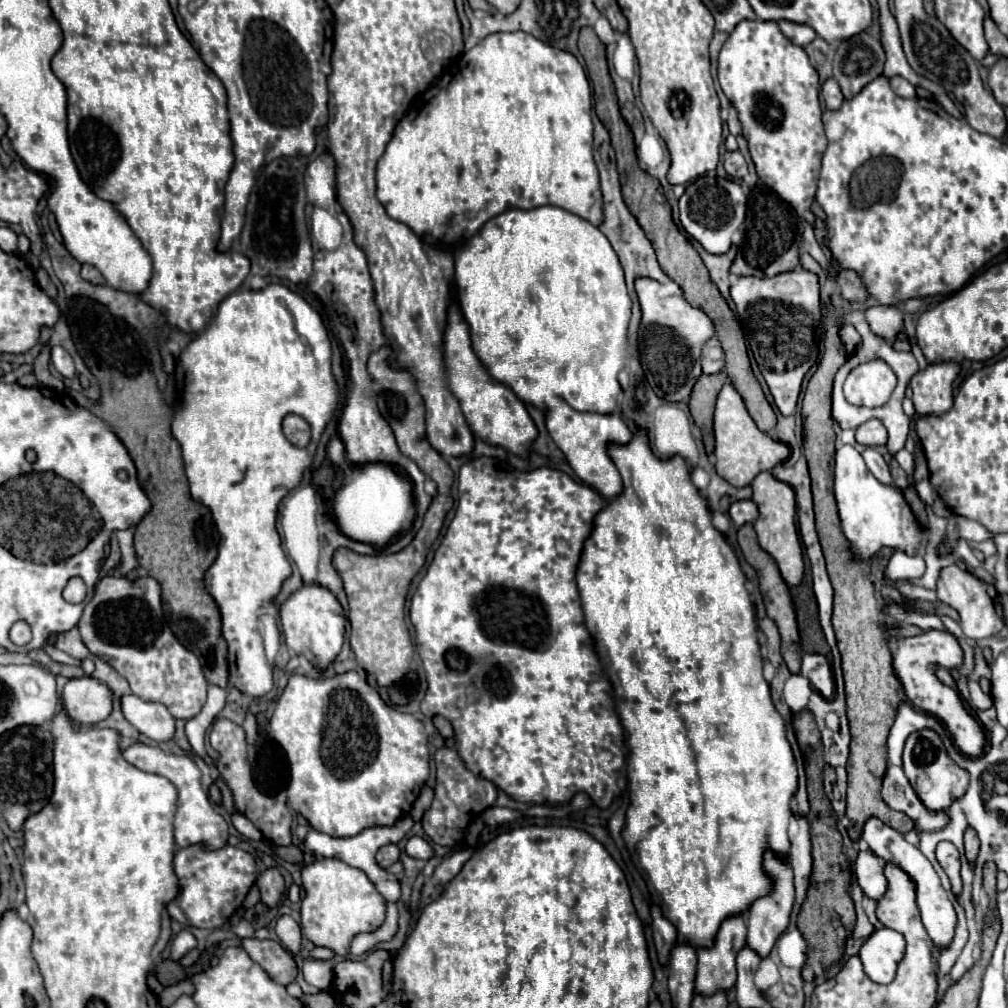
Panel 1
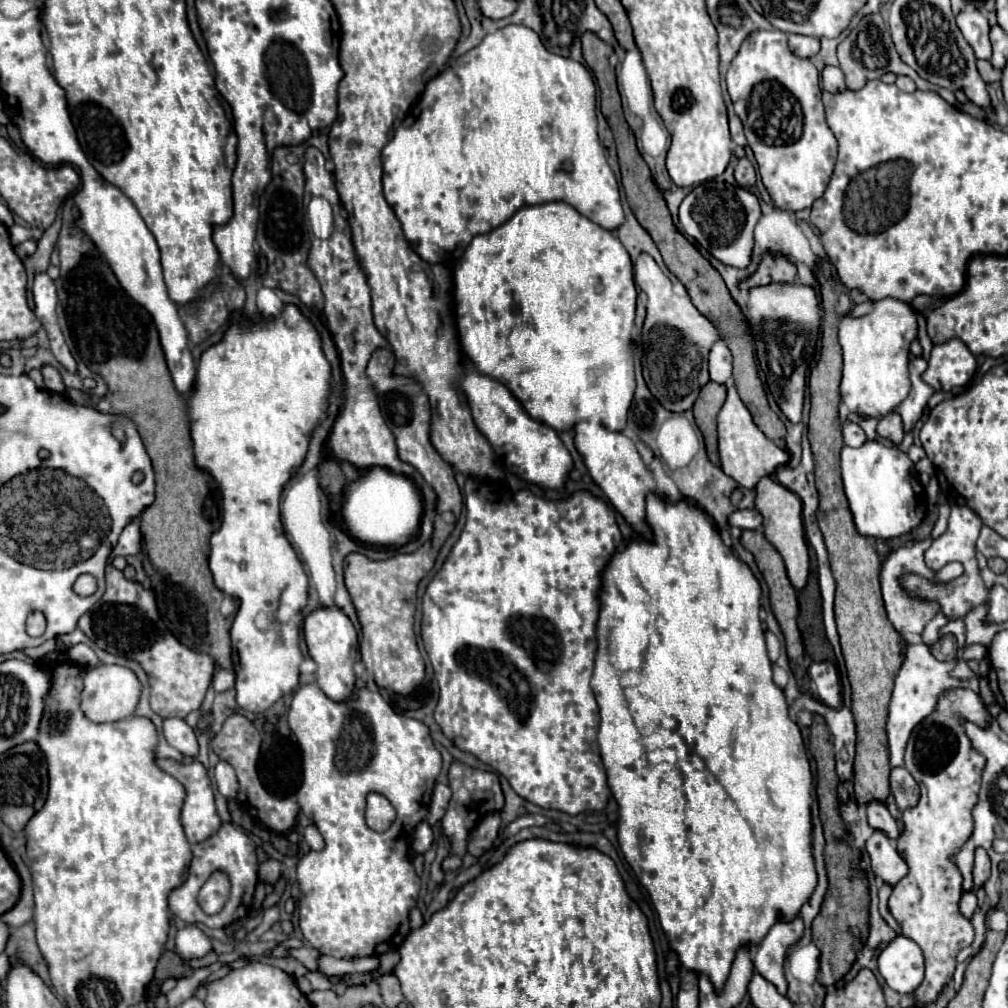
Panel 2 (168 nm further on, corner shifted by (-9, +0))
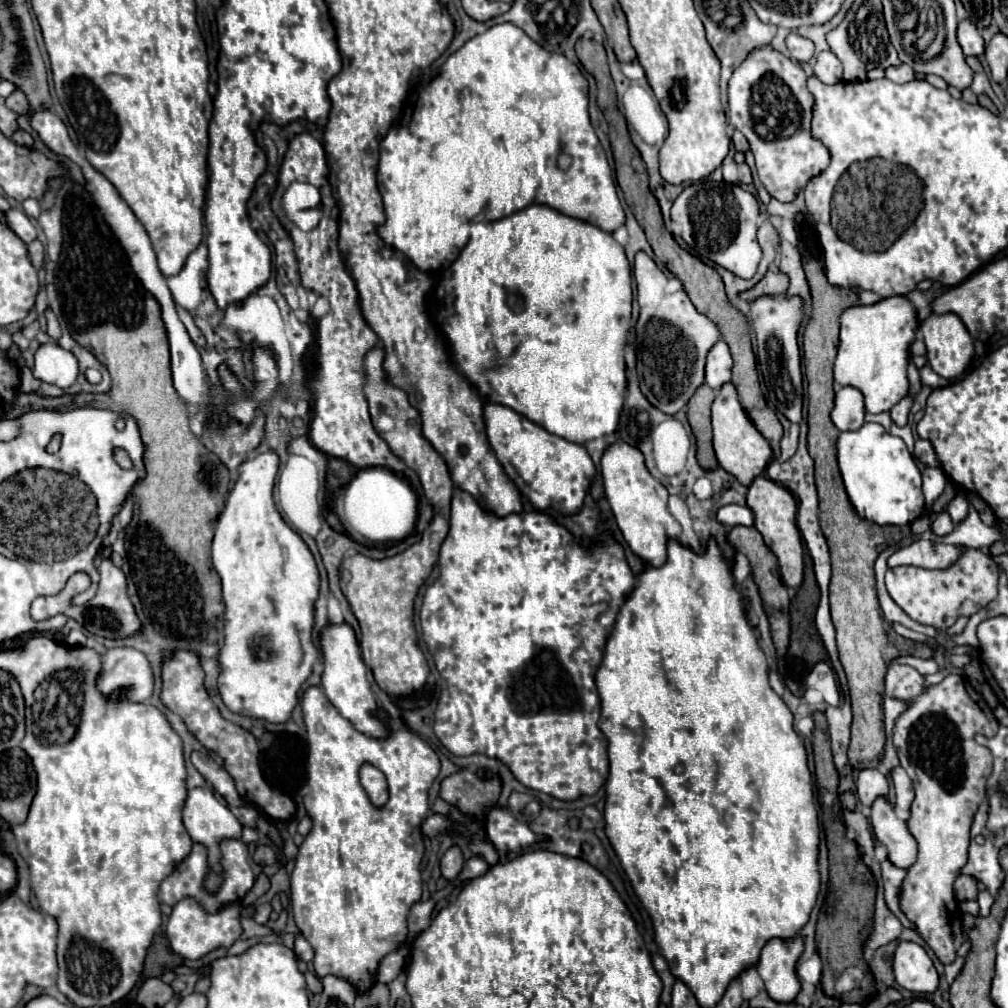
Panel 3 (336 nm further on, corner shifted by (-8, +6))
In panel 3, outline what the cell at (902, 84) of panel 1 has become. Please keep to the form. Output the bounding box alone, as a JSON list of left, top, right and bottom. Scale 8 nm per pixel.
[885,63,915,83]

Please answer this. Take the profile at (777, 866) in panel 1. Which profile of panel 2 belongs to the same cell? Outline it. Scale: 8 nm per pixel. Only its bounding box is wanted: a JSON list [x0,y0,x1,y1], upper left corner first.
[754,917,804,995]

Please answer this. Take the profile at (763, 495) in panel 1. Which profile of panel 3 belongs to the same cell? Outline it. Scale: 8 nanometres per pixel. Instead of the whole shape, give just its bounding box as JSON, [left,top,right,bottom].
[747,475,803,587]

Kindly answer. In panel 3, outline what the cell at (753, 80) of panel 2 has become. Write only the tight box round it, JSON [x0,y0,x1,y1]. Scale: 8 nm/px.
[729,45,829,203]

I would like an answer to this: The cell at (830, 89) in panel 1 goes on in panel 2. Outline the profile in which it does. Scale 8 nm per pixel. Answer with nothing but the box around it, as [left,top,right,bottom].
[820,67,846,93]

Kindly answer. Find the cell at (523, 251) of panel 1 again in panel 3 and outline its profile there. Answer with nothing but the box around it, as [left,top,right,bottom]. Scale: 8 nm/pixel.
[433,205,633,443]

